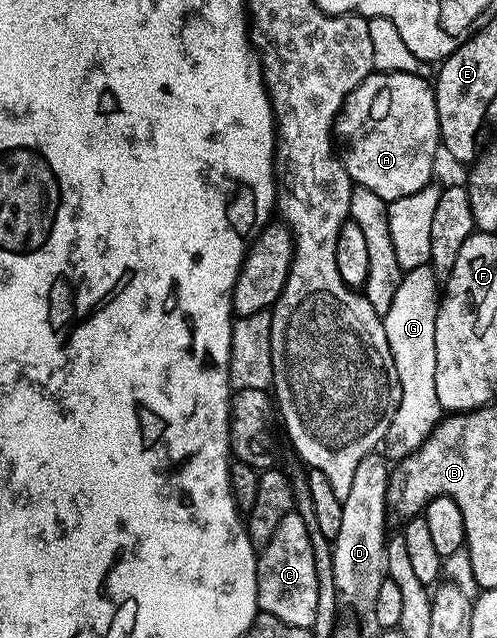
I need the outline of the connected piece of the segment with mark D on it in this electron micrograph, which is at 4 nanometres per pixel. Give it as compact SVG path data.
M381 453L364 456L360 464L356 464L348 496L342 499L340 532L332 539L328 567L330 566L331 572L334 573L334 586L338 589L343 604L351 606L354 610L369 611L373 607L376 592L380 592L380 584L384 577L390 471L391 467Z

